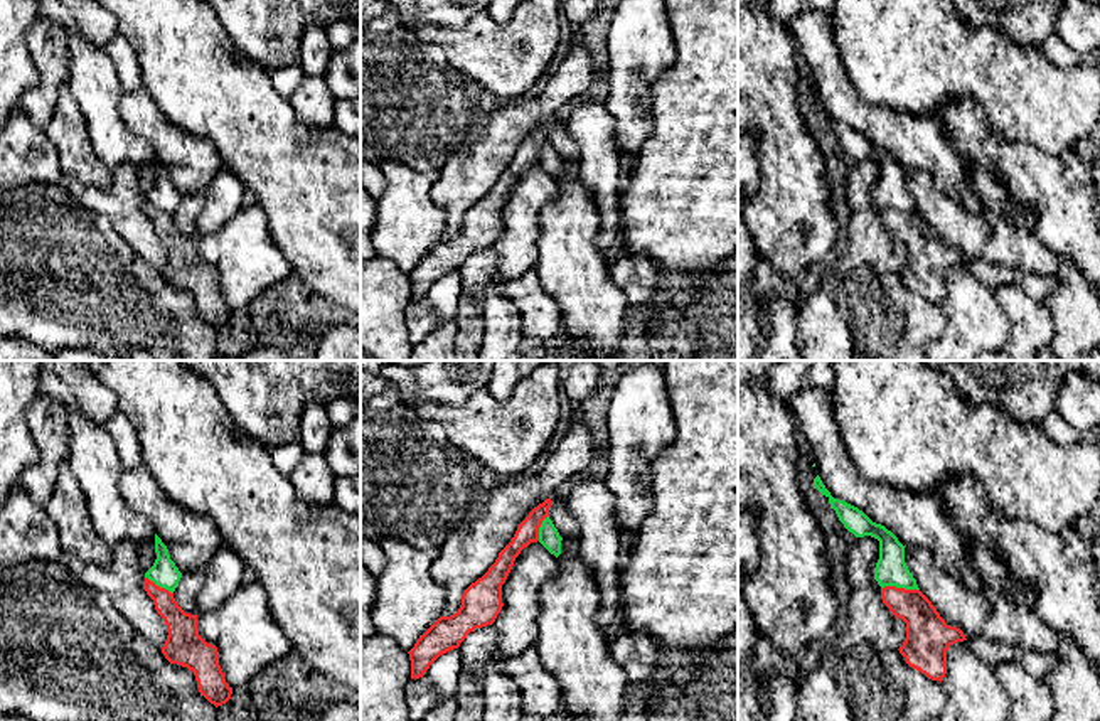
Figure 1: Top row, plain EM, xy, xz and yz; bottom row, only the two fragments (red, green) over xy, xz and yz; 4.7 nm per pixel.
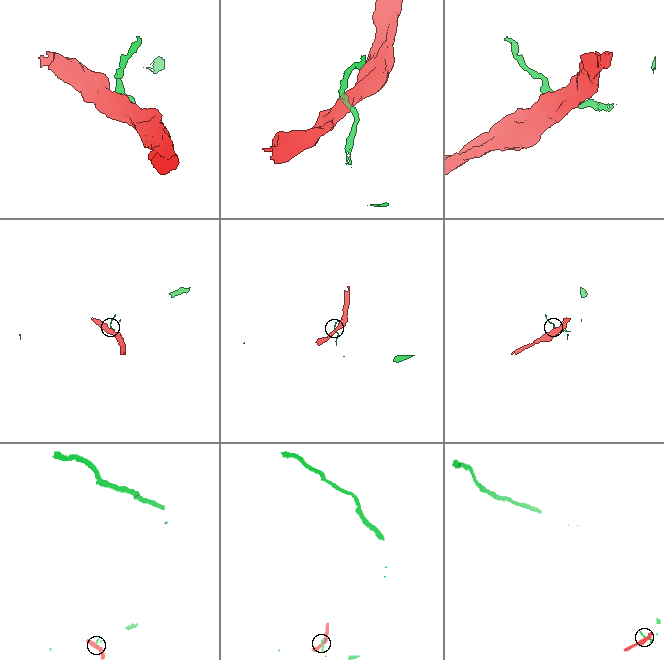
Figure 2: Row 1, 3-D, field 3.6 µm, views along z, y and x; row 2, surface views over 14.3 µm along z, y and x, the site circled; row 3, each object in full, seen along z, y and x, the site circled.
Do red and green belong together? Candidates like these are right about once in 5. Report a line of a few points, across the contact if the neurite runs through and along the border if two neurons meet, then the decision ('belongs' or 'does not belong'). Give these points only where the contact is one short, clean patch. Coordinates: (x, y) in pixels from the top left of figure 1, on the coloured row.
line yz (881, 587), (918, 590); does not belong

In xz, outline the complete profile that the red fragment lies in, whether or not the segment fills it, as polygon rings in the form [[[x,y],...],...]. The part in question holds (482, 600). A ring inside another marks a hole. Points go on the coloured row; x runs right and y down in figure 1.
[[[546,499],[529,512],[489,571],[463,591],[458,612],[450,617],[440,617],[419,635],[414,647],[408,652],[411,679],[423,677],[440,655],[458,649],[470,632],[495,622],[504,606],[502,585],[521,551],[539,541],[539,527],[549,515],[551,504],[553,500]]]

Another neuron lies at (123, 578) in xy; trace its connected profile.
[[[135,542],[113,546],[113,561],[106,568],[71,556],[69,571],[83,585],[108,593],[115,608],[145,640],[163,647],[168,630],[143,590],[145,571]]]

